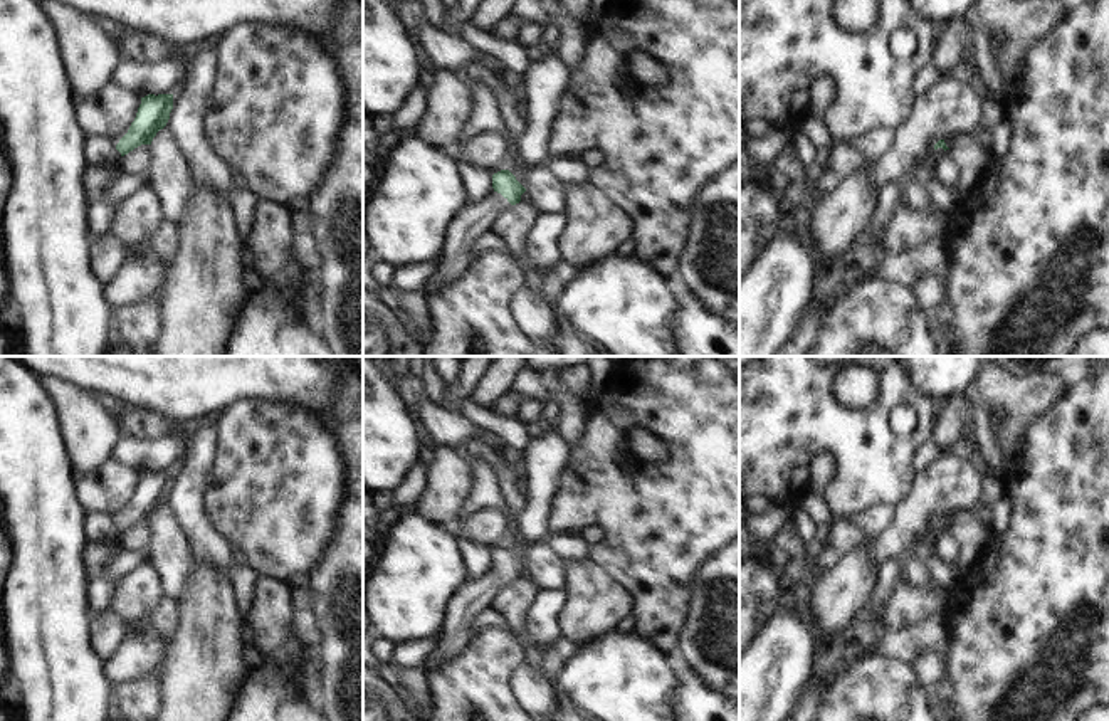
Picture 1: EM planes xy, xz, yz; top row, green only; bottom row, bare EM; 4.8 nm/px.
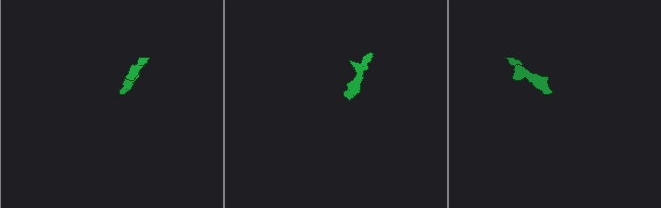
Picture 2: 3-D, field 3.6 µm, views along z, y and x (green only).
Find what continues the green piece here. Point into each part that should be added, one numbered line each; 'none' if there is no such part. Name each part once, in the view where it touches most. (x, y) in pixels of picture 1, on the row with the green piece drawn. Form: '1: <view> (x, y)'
1: xz (457, 259)

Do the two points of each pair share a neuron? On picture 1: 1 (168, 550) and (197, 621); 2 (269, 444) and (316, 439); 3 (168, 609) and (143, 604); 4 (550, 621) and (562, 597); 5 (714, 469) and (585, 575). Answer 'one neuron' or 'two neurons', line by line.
1: two neurons
2: one neuron
3: two neurons
4: one neuron
5: two neurons

